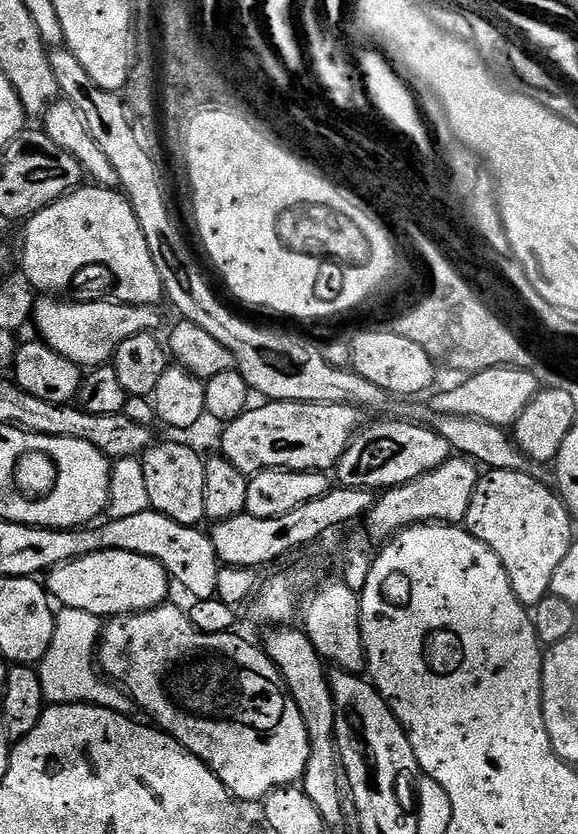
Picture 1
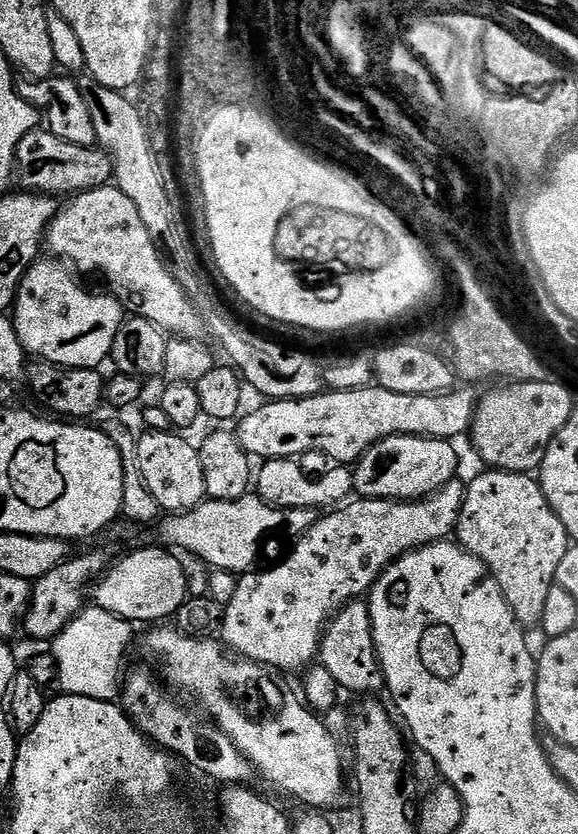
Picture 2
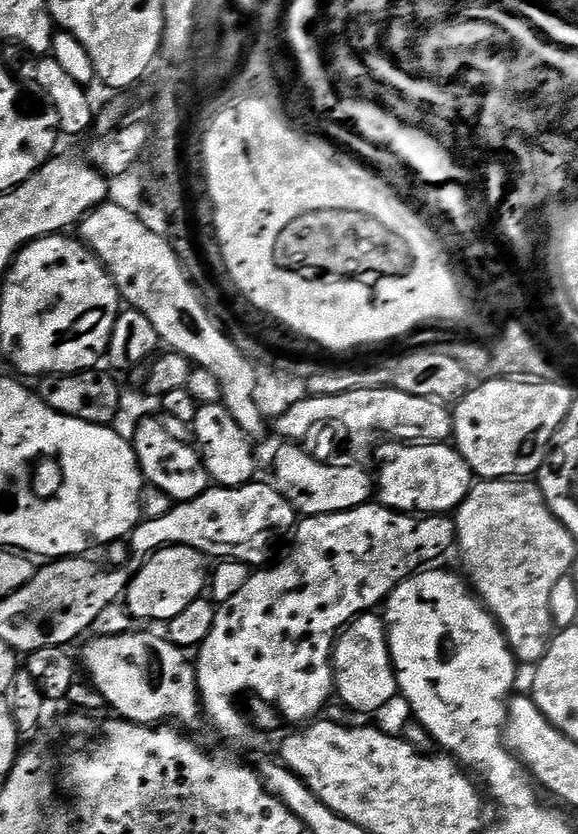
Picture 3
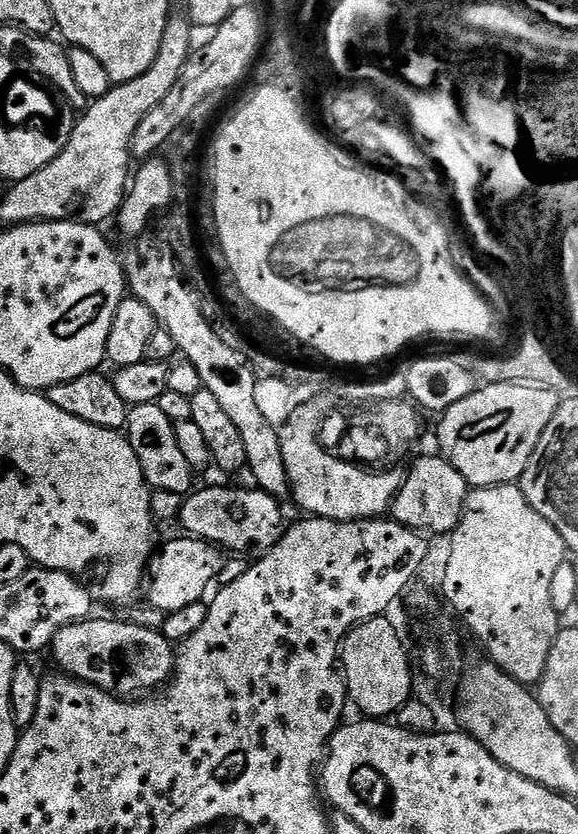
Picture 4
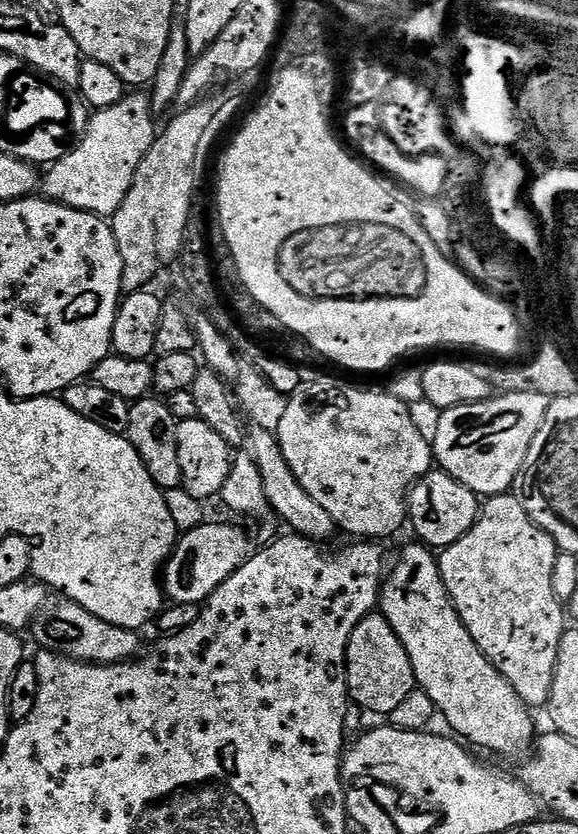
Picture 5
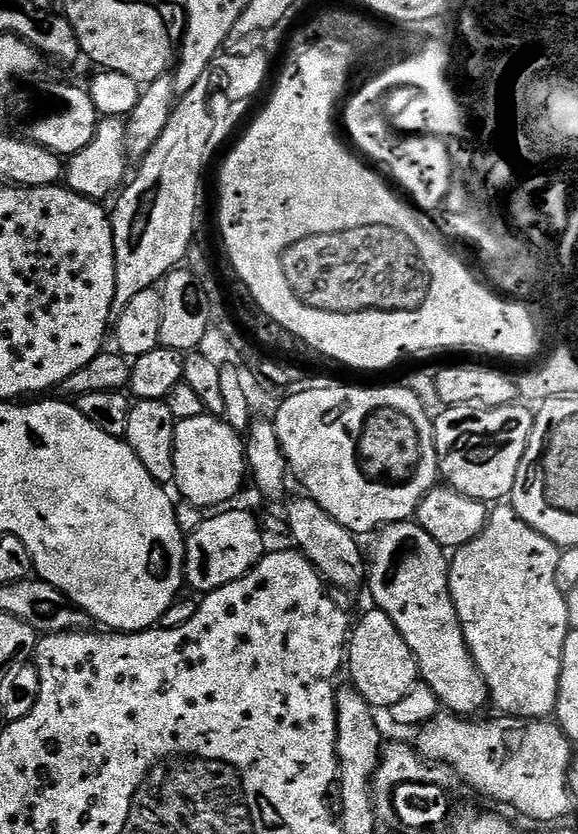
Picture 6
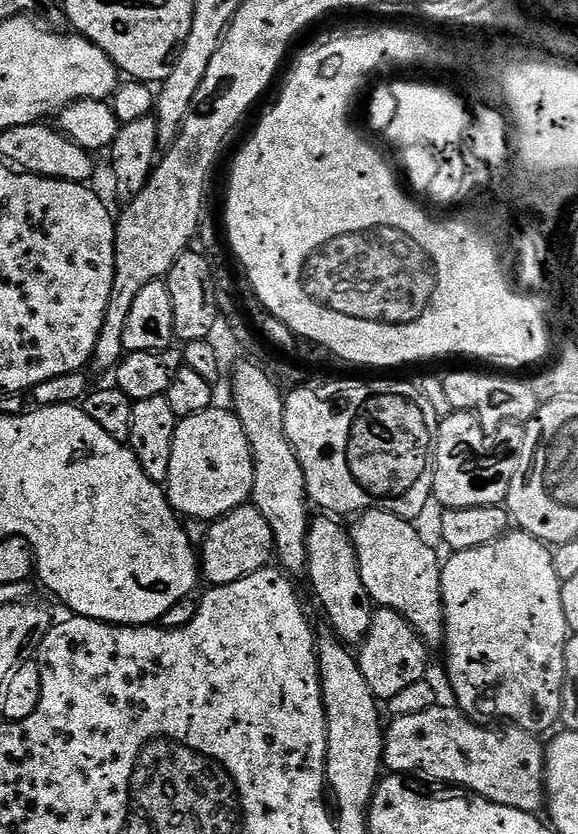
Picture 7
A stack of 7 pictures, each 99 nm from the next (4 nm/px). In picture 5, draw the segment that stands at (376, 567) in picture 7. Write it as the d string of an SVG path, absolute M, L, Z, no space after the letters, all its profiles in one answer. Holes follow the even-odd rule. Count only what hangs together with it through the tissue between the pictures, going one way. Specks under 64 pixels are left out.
M419 542L411 543L401 550L396 565L393 568L391 565L390 571L385 575L378 608L390 622L394 634L398 634L402 646L406 646L406 654L410 654L410 666L414 666L417 689L430 696L435 711L440 716L444 715L445 722L453 728L451 731L461 741L469 745L477 744L478 747L485 748L488 752L497 752L500 756L523 757L533 747L534 737L537 735L536 728L532 725L533 713L522 702L522 698L518 698L514 686L510 686L503 674L488 661L486 654L482 654L474 638L470 638L470 630L466 630L442 582L437 553Z

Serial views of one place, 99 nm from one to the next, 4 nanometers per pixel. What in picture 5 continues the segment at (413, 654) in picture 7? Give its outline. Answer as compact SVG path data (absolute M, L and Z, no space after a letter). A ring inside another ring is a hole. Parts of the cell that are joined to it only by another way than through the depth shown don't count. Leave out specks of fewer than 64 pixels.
M383 614L364 616L362 622L354 626L354 634L348 639L346 662L351 703L368 712L377 712L382 718L388 718L417 689L410 654L406 654L406 646L402 646L398 634L394 634Z

